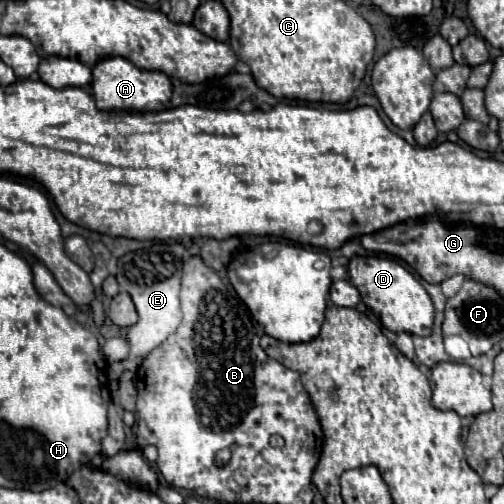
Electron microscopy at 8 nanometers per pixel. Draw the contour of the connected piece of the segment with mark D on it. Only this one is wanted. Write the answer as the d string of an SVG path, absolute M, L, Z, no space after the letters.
M387 256L354 257L348 265L348 275L350 275L350 283L360 291L360 297L362 297L364 305L380 319L384 329L388 329L392 333L404 331L408 335L420 335L420 337L428 337L432 333L432 325L434 325L432 299L428 297L426 289L396 259Z

